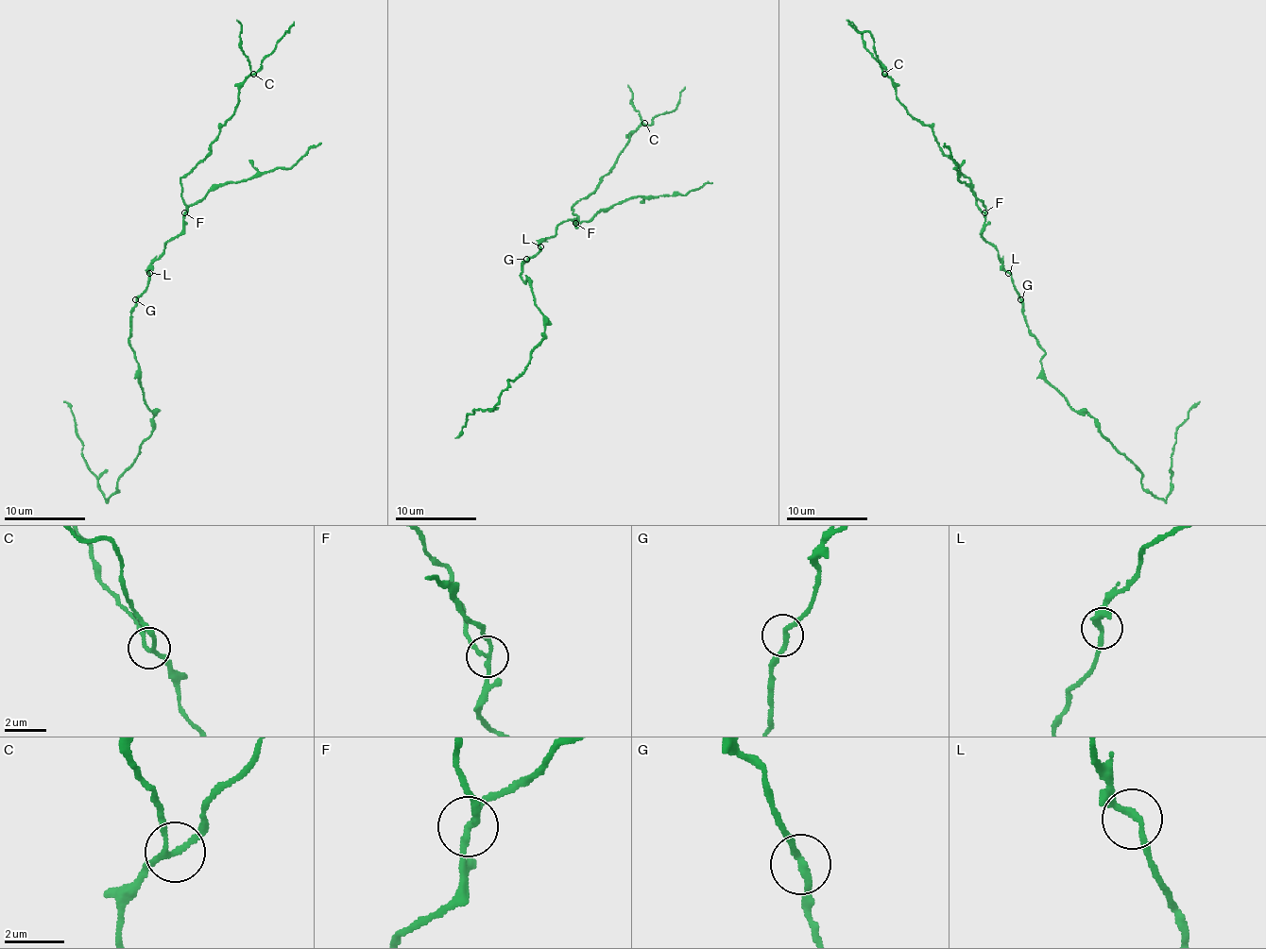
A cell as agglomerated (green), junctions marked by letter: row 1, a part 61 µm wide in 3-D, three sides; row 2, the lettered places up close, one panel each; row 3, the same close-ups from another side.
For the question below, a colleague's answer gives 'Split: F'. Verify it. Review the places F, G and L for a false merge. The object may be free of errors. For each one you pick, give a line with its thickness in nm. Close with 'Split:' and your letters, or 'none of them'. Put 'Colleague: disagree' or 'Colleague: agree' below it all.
F: 180 nm thick
Split: F
Colleague: agree

